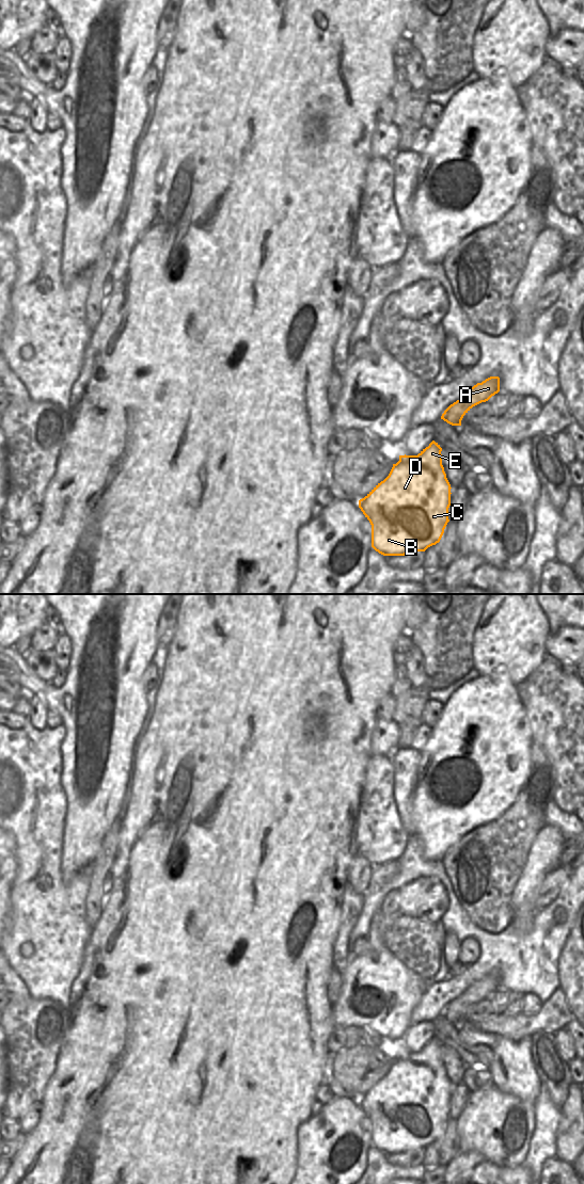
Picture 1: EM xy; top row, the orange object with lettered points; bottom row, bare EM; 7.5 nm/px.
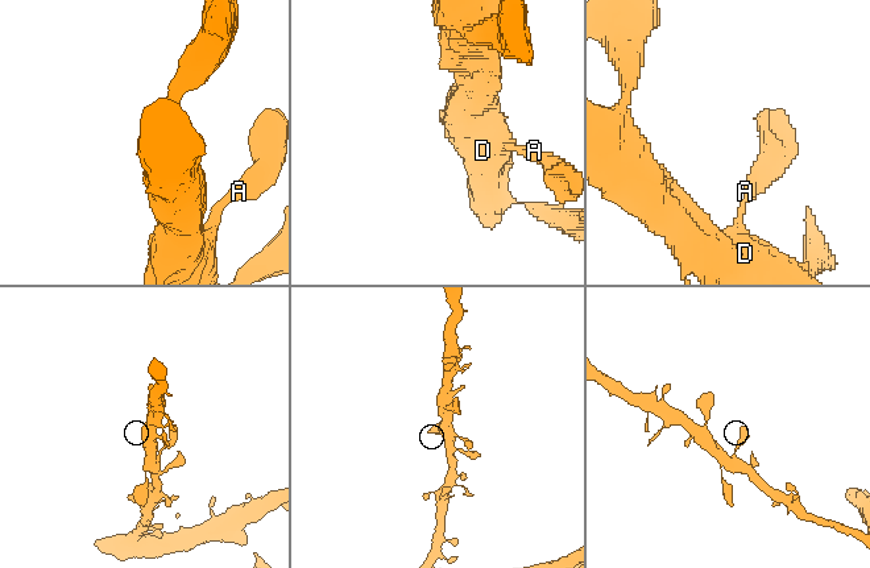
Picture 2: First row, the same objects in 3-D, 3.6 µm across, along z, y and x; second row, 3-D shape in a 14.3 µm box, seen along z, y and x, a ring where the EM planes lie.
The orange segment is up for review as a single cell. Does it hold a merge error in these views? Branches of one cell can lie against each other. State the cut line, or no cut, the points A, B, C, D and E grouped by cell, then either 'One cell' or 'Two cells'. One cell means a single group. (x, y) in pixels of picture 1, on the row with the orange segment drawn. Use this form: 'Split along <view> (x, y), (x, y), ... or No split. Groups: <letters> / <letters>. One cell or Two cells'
No split. Groups: A B C D E. One cell

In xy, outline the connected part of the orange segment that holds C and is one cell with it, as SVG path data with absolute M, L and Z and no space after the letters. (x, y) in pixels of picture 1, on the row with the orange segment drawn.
M432 441L417 455L399 455L389 476L359 500L359 508L372 525L372 547L379 554L405 556L425 551L440 542L449 522L452 494L441 451Z

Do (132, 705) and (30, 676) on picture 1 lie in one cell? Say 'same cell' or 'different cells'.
same cell

